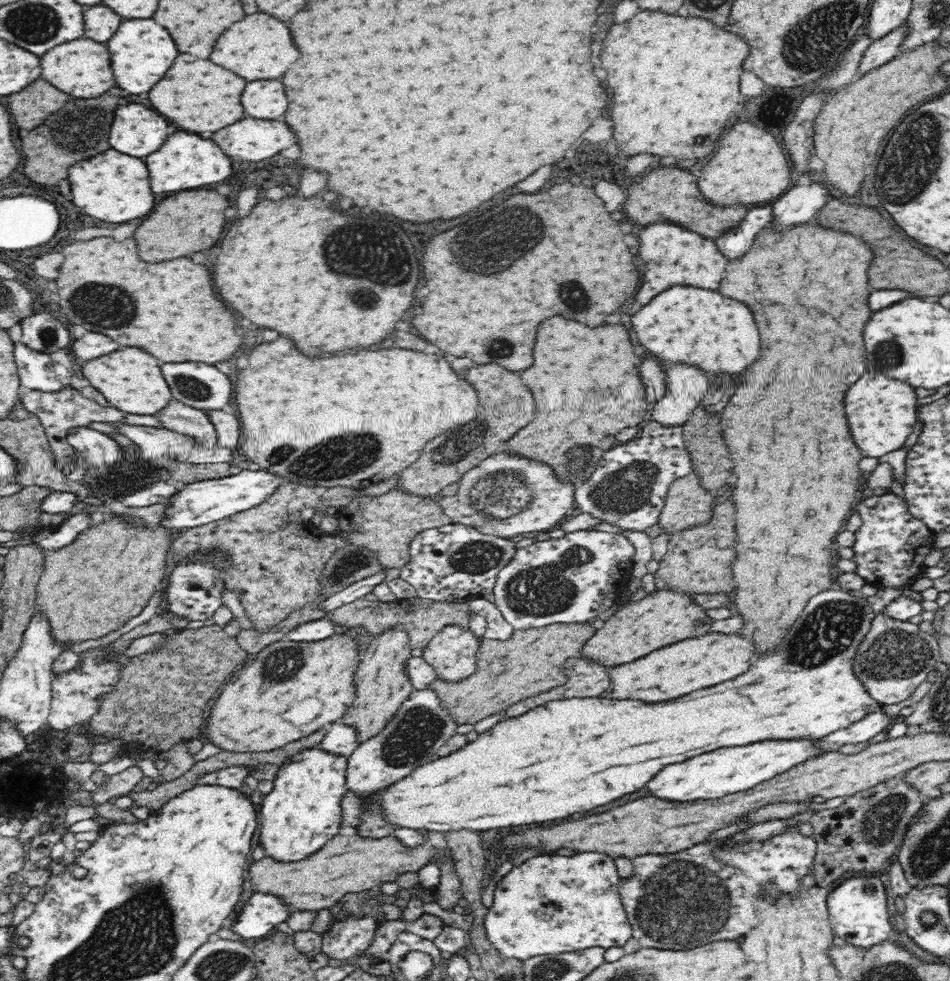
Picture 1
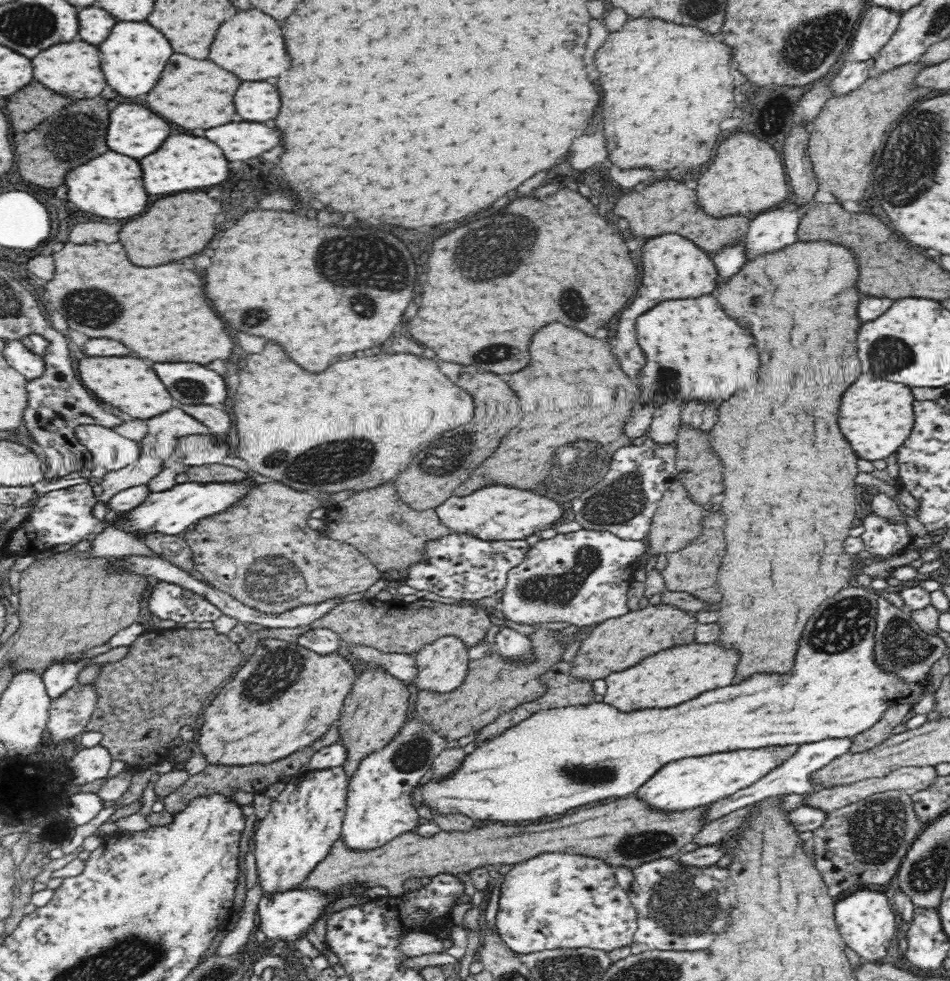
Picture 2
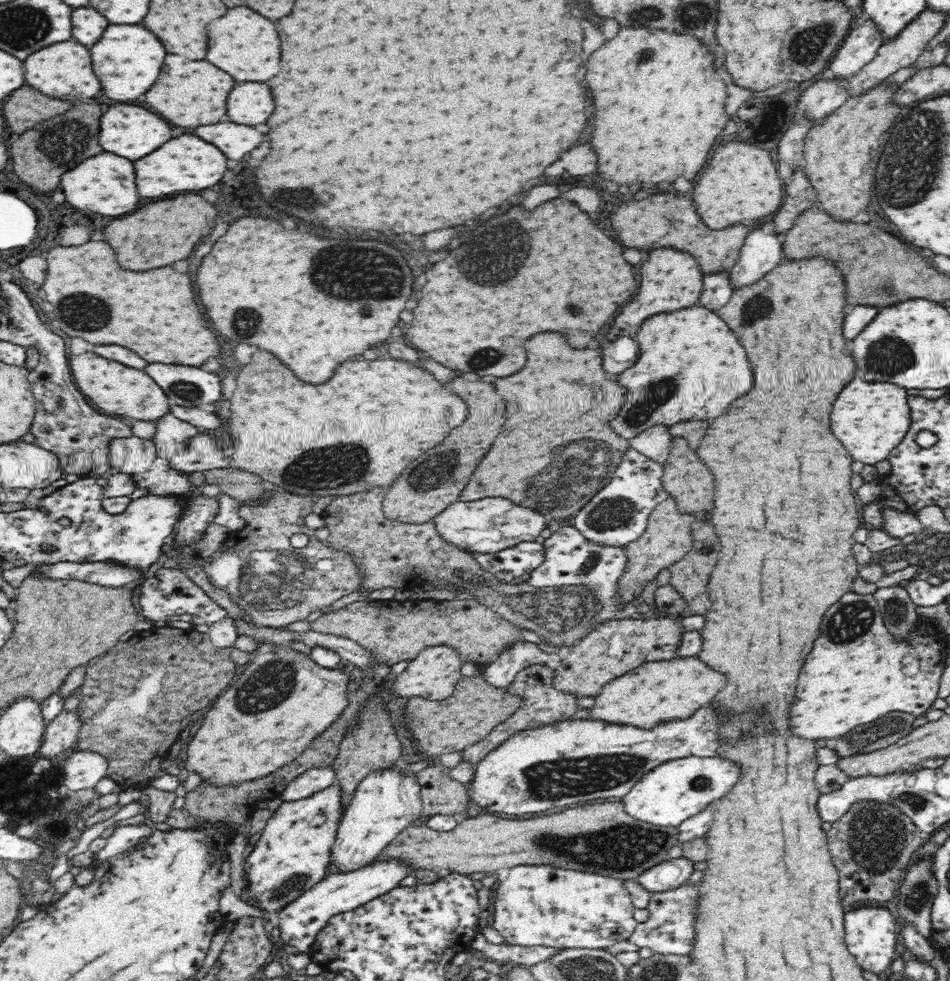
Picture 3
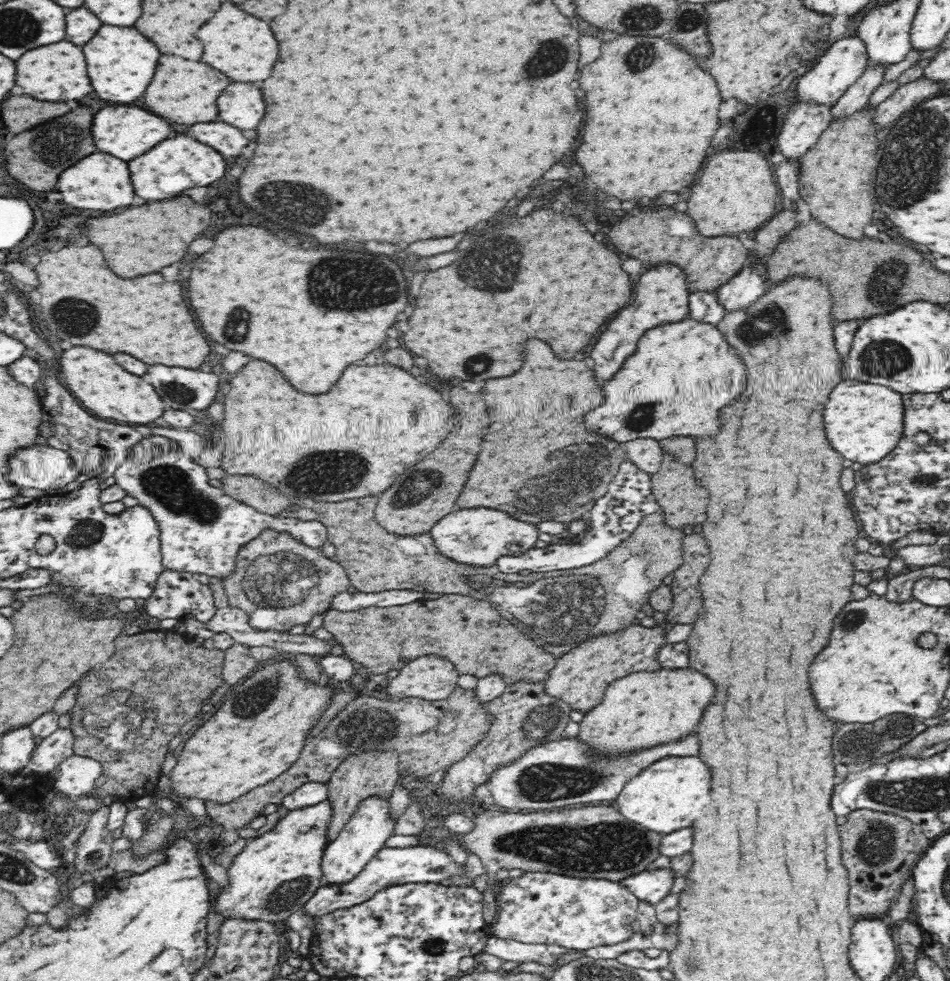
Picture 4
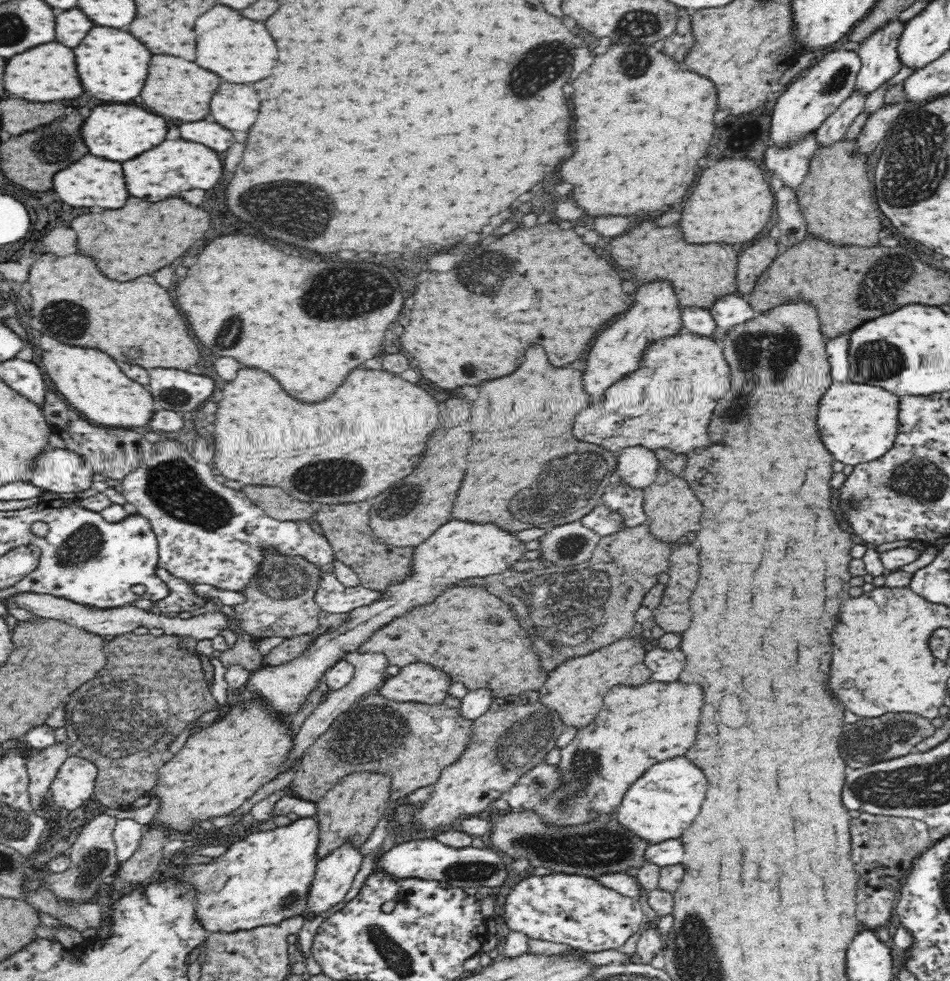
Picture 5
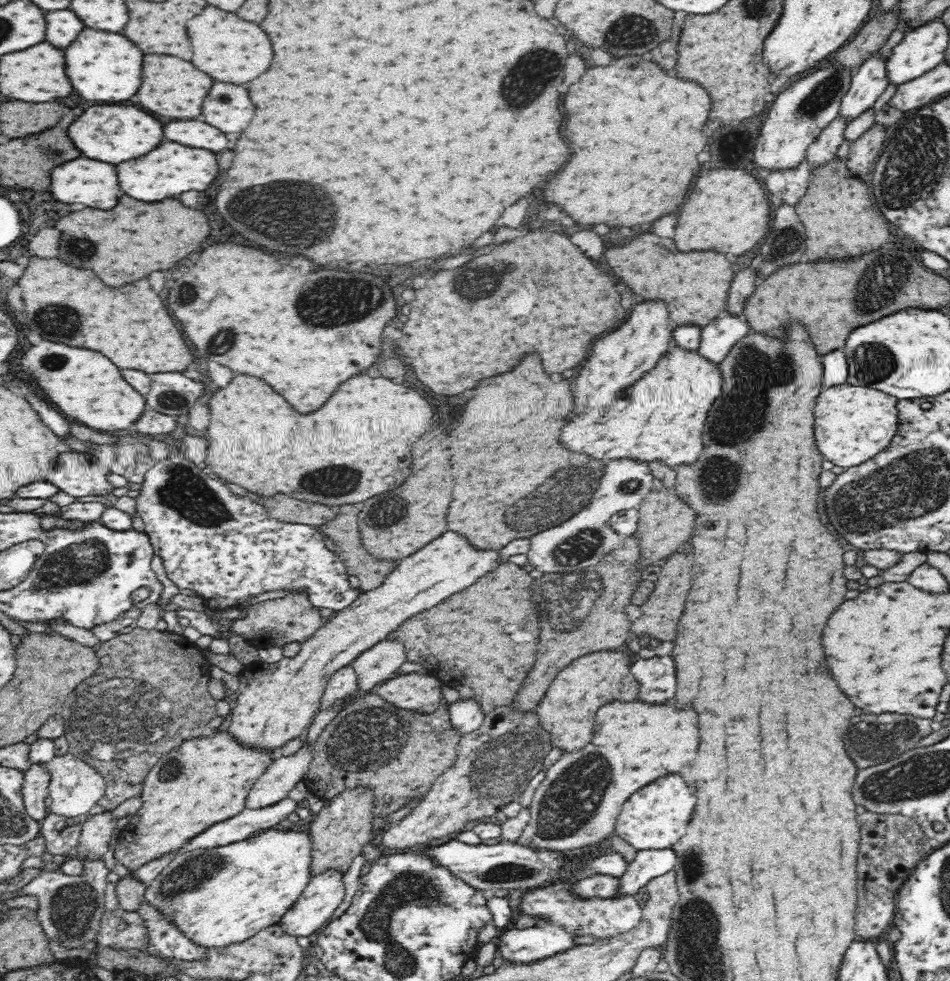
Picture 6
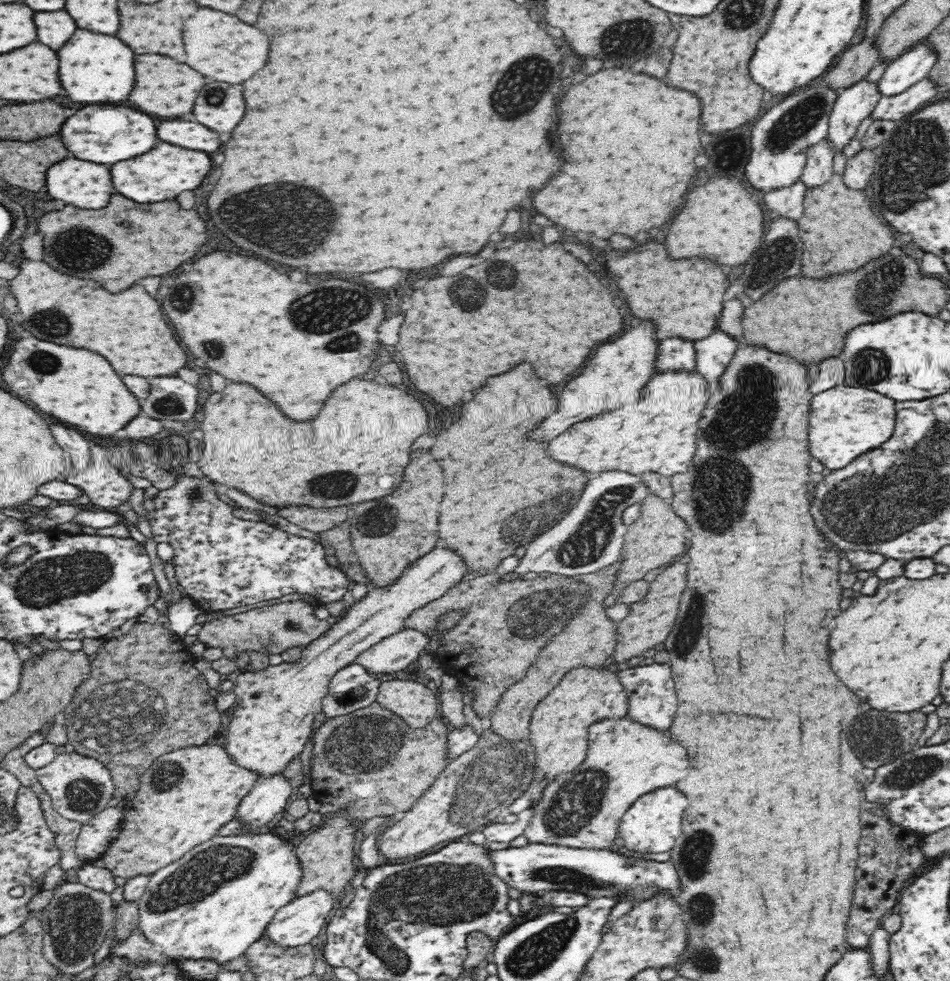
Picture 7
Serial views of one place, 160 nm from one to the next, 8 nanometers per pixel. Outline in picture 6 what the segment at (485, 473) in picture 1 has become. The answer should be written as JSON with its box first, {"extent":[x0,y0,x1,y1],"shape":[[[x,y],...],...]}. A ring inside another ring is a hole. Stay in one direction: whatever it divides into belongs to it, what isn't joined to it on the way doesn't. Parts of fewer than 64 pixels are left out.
{"extent":[225,532,500,752],"shape":[[[448,532],[440,536],[438,540],[430,542],[426,548],[416,552],[413,556],[407,557],[398,563],[378,588],[370,591],[361,591],[358,600],[354,600],[350,606],[339,610],[326,623],[322,625],[312,637],[301,643],[300,650],[295,657],[284,657],[275,664],[264,664],[264,662],[253,663],[245,666],[239,673],[239,690],[236,700],[236,707],[232,707],[230,716],[230,726],[225,732],[239,746],[256,752],[270,752],[280,750],[288,742],[296,740],[306,732],[310,726],[328,684],[328,680],[338,670],[351,665],[362,652],[368,650],[381,640],[388,639],[392,632],[398,627],[420,612],[424,612],[438,604],[456,592],[474,584],[478,577],[492,572],[500,566],[500,552],[493,551],[475,552],[474,548],[466,546],[466,540],[454,536],[454,532]]]}

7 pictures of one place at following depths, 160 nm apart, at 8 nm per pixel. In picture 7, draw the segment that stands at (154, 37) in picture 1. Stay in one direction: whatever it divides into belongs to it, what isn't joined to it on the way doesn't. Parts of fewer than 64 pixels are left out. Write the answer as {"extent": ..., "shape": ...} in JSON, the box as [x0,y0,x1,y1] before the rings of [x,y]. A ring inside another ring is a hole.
{"extent":[56,30,134,104],"shape":[[[76,30],[72,38],[56,52],[58,54],[58,78],[62,88],[66,90],[66,96],[72,102],[80,104],[108,104],[108,102],[120,102],[126,100],[132,86],[134,86],[134,54],[132,50],[122,44],[116,36],[106,36],[106,34],[96,34],[96,32],[86,32],[86,30]]]}

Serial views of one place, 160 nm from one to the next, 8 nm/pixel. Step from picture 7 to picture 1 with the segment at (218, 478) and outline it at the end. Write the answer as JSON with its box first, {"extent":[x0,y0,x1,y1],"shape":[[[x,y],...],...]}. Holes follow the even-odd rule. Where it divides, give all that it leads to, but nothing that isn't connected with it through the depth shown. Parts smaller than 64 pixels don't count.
{"extent":[234,338,478,490],"shape":[[[278,338],[270,344],[262,344],[262,346],[254,348],[248,356],[248,366],[244,370],[240,370],[238,378],[240,380],[236,382],[236,390],[234,390],[234,400],[236,400],[238,414],[240,414],[240,424],[242,424],[242,430],[240,430],[242,440],[240,440],[238,449],[248,456],[248,461],[258,464],[259,470],[275,474],[283,479],[286,478],[288,482],[302,486],[350,487],[360,490],[371,482],[388,480],[418,460],[417,456],[432,438],[440,436],[446,430],[462,426],[478,416],[478,400],[476,400],[474,388],[468,382],[460,380],[458,374],[448,366],[448,362],[444,358],[438,358],[432,354],[422,354],[422,352],[412,352],[412,350],[396,350],[396,348],[394,350],[376,350],[376,352],[360,350],[358,354],[310,360],[310,358],[300,356],[300,352],[294,348],[294,344],[288,338]]]}

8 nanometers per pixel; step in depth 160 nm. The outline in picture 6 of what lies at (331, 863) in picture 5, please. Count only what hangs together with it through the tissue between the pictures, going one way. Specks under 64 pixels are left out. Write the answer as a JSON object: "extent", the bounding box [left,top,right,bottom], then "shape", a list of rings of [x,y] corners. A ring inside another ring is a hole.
{"extent":[277,871,345,938],"shape":[[[336,871],[322,872],[320,876],[310,879],[298,900],[282,914],[277,925],[282,929],[282,932],[286,932],[296,938],[298,936],[312,936],[314,932],[319,932],[330,922],[332,914],[342,904],[344,895],[345,887],[341,874]]]}

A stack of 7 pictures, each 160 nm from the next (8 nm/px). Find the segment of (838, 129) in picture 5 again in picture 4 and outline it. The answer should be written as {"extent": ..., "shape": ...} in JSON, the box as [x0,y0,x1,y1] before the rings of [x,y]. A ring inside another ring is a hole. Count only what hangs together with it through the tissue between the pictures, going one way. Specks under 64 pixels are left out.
{"extent":[831,66,886,122],"shape":[[[867,66],[863,76],[860,76],[860,79],[850,86],[846,90],[846,94],[831,108],[831,120],[833,122],[846,120],[846,118],[864,110],[866,103],[868,103],[868,98],[880,86],[886,71],[886,67],[874,66],[874,68],[870,68]]]}

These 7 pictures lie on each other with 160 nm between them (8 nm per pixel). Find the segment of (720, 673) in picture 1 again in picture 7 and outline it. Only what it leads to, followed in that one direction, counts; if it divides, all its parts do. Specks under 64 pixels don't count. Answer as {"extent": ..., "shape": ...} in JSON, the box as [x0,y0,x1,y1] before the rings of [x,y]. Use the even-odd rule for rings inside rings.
{"extent":[524,717,690,850],"shape":[[[626,717],[614,720],[614,722],[597,722],[594,726],[589,726],[586,758],[582,766],[546,786],[542,794],[544,798],[539,806],[534,808],[533,816],[526,825],[524,835],[530,843],[598,850],[614,848],[621,818],[630,806],[649,792],[674,786],[678,780],[686,776],[688,766],[690,764],[686,760],[686,752],[678,744],[672,744],[666,734],[643,727]]]}

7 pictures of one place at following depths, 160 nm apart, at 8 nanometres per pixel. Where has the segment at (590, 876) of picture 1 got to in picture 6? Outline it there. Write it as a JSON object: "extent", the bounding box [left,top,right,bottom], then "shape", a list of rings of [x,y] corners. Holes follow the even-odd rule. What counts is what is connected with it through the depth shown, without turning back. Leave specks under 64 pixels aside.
{"extent":[519,884,642,940],"shape":[[[552,884],[546,888],[534,888],[532,892],[526,892],[520,900],[519,911],[521,914],[534,916],[537,924],[548,921],[556,921],[565,925],[578,936],[592,936],[595,940],[605,939],[626,932],[639,923],[642,918],[642,903],[638,903],[633,896],[626,898],[592,898],[592,900],[580,900],[567,892],[569,884]]]}

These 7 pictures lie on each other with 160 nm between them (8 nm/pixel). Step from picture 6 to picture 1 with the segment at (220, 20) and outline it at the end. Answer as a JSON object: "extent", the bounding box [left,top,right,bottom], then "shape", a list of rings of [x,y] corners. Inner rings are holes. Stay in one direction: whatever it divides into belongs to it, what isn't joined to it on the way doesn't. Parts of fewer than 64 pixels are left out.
{"extent":[210,12,298,82],"shape":[[[256,12],[252,16],[244,16],[240,22],[230,24],[230,28],[222,32],[222,36],[218,38],[210,54],[210,60],[236,72],[248,82],[272,80],[272,78],[280,78],[292,66],[292,62],[298,60],[298,50],[294,48],[288,28],[280,20],[268,14]]]}

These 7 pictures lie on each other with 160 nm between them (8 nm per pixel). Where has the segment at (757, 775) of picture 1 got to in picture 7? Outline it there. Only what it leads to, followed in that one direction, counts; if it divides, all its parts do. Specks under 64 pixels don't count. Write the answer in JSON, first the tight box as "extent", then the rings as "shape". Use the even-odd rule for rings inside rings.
{"extent":[618,788,686,854],"shape":[[[660,788],[636,800],[625,812],[619,824],[618,836],[624,840],[624,848],[640,854],[662,854],[671,852],[676,840],[682,836],[682,812],[686,798],[674,788]]]}

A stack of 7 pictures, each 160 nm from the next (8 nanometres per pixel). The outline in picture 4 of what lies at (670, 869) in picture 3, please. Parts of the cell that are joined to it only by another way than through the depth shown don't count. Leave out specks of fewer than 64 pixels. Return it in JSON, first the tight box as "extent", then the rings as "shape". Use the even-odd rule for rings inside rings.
{"extent":[619,868,675,907],"shape":[[[649,868],[620,879],[619,884],[639,901],[655,907],[664,896],[668,895],[675,879],[668,868]]]}

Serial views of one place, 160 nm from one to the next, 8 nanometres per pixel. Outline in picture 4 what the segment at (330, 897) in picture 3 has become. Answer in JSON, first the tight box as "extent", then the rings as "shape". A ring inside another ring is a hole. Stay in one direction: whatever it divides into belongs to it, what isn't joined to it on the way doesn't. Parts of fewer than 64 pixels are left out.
{"extent":[302,844,468,922],"shape":[[[418,844],[403,848],[382,847],[352,882],[341,887],[320,886],[302,910],[316,915],[317,922],[323,914],[337,908],[360,904],[374,896],[375,892],[389,886],[408,883],[437,883],[464,876],[468,872],[466,866],[468,864],[458,864],[445,849],[434,847],[434,845]]]}

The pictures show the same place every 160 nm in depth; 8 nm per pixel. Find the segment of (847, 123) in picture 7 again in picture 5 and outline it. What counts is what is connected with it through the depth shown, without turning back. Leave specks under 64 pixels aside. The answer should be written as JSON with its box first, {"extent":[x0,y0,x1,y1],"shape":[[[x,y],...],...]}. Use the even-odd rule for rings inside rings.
{"extent":[855,19,904,96],"shape":[[[899,19],[882,26],[856,50],[861,67],[856,76],[855,92],[861,96],[876,92],[884,82],[900,72],[902,66],[896,48],[904,24]]]}

